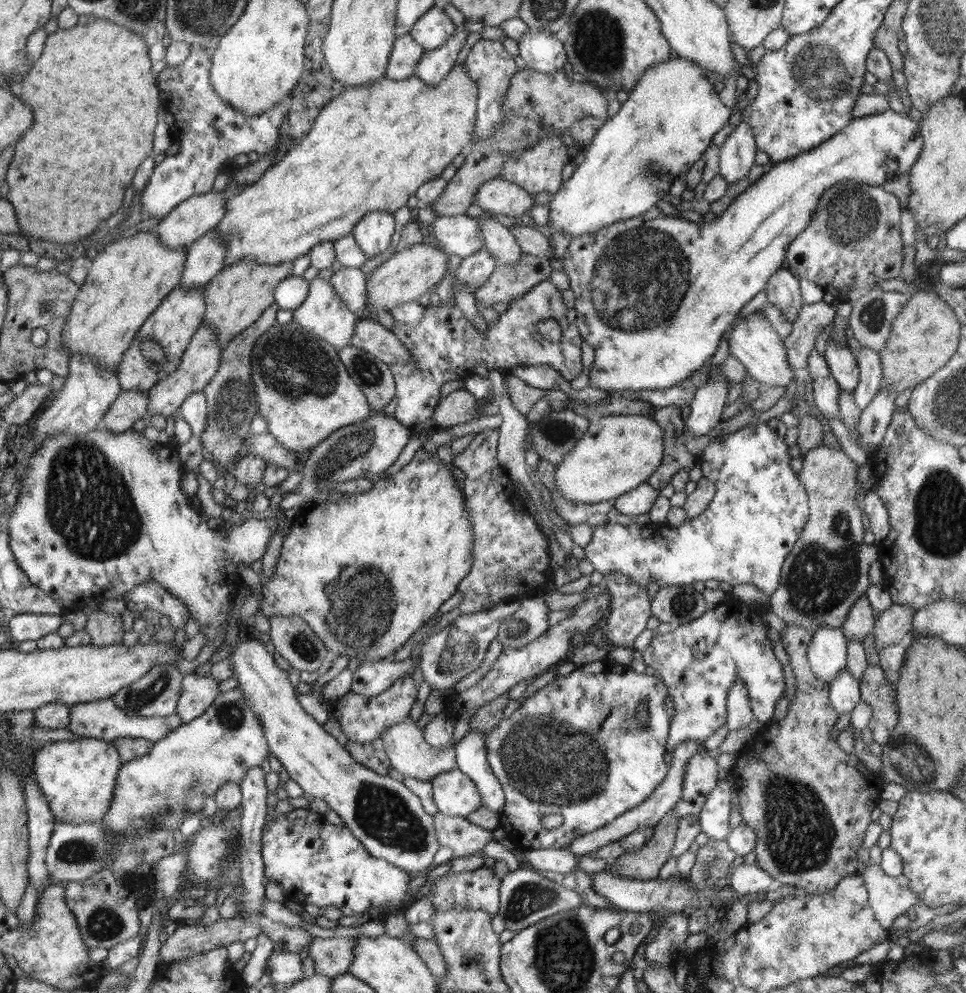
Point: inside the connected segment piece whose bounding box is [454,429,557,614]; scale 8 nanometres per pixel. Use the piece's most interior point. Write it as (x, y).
(511, 559)

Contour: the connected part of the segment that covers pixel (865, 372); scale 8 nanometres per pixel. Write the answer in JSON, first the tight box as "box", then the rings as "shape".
{"box":[853,346,882,410],"shape":[[[861,346],[856,359],[859,367],[859,381],[853,390],[856,406],[864,410],[870,404],[871,398],[879,392],[882,382],[882,364],[879,354],[870,348]]]}

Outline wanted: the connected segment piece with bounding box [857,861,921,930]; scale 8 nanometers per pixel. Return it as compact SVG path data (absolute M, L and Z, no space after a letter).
M858 861L857 868L863 868L857 873L864 879L876 920L885 929L892 928L900 914L905 914L906 910L921 902L913 890L900 886L896 877L888 876L880 865L874 862L863 865Z

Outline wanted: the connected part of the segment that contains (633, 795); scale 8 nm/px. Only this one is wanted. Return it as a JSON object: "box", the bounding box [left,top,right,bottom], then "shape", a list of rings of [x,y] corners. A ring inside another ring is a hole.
{"box":[485,659,671,849],"shape":[[[605,659],[605,661],[589,662],[581,667],[575,667],[575,669],[567,675],[561,676],[556,674],[555,679],[551,683],[540,688],[532,697],[525,700],[510,718],[503,718],[500,724],[485,736],[485,742],[486,758],[490,770],[492,770],[492,773],[498,778],[504,791],[505,803],[499,812],[499,826],[506,831],[508,841],[520,849],[566,849],[570,847],[570,843],[572,843],[574,839],[584,834],[589,834],[597,828],[612,822],[619,814],[624,814],[627,810],[631,810],[631,808],[644,802],[650,794],[652,794],[652,791],[656,789],[656,786],[666,778],[666,774],[668,774],[668,766],[666,762],[664,762],[671,722],[664,705],[667,695],[667,686],[657,673],[651,676],[646,675],[646,673],[638,674],[631,666],[622,666],[610,659]],[[642,701],[646,701],[646,705],[648,705],[648,717],[650,717],[648,718],[648,728],[642,728],[640,722],[636,720],[636,709],[638,709]],[[613,712],[617,714],[617,722],[625,720],[625,718],[628,720],[625,732],[614,730],[610,736],[606,738],[606,741],[602,743],[592,740],[591,724],[603,721],[604,718],[607,717],[607,714],[612,715]],[[547,814],[560,815],[563,818],[563,823],[554,830],[544,828],[541,825],[540,819]]]}

